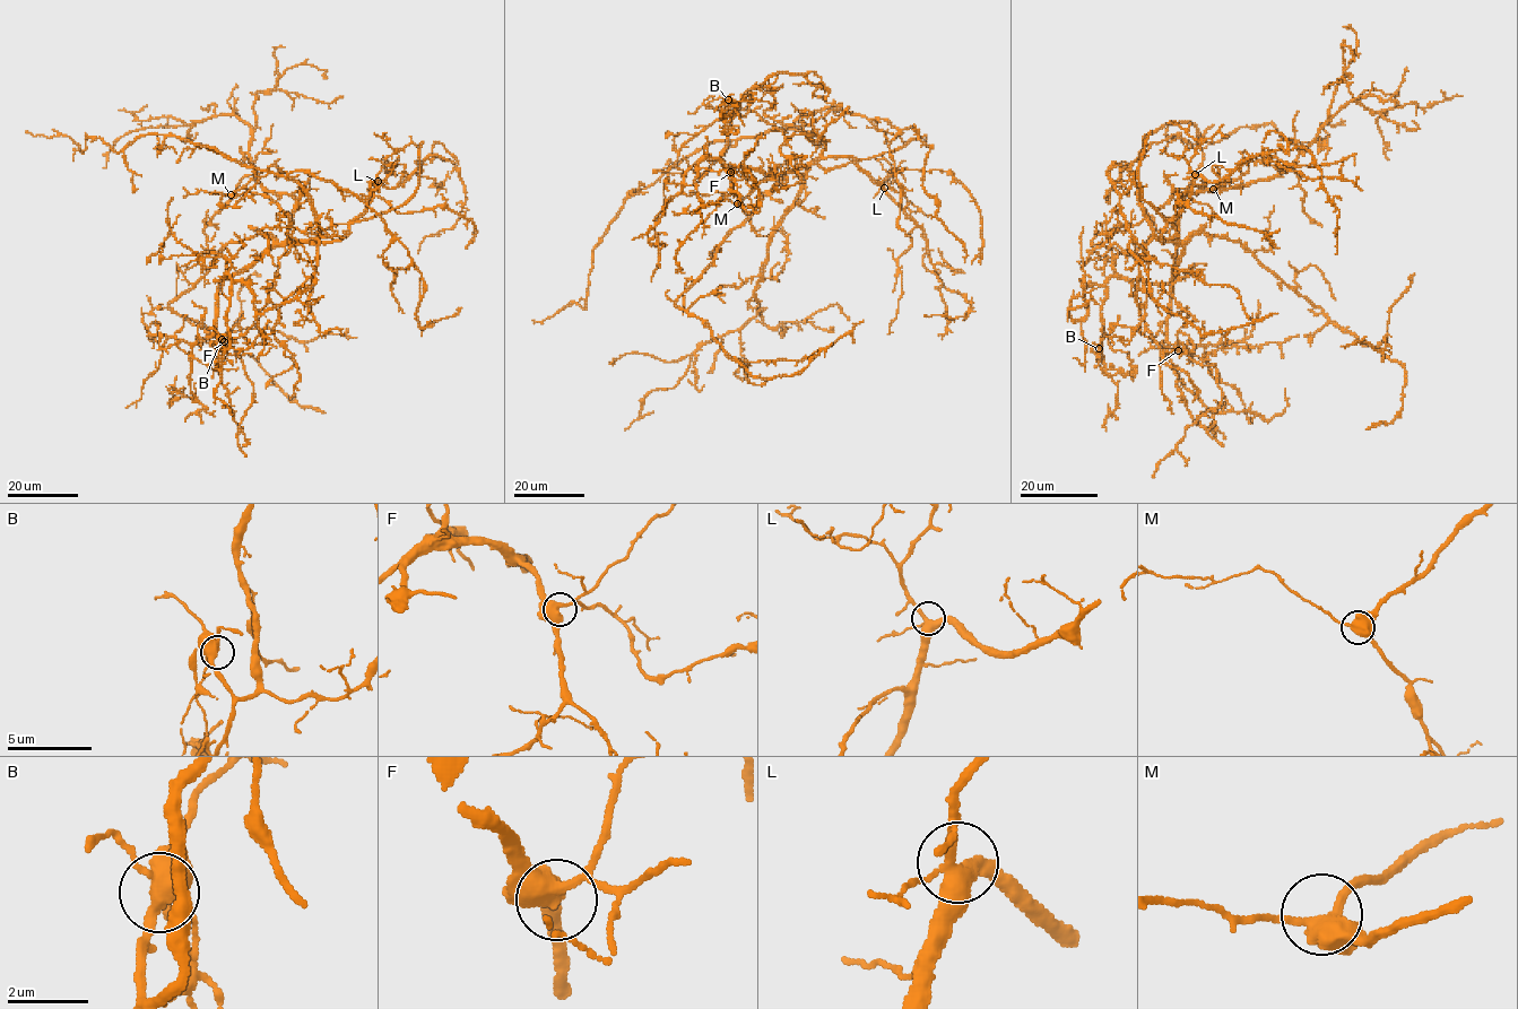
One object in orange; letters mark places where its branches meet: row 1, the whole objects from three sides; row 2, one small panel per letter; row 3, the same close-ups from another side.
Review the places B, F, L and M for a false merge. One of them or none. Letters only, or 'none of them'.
B

